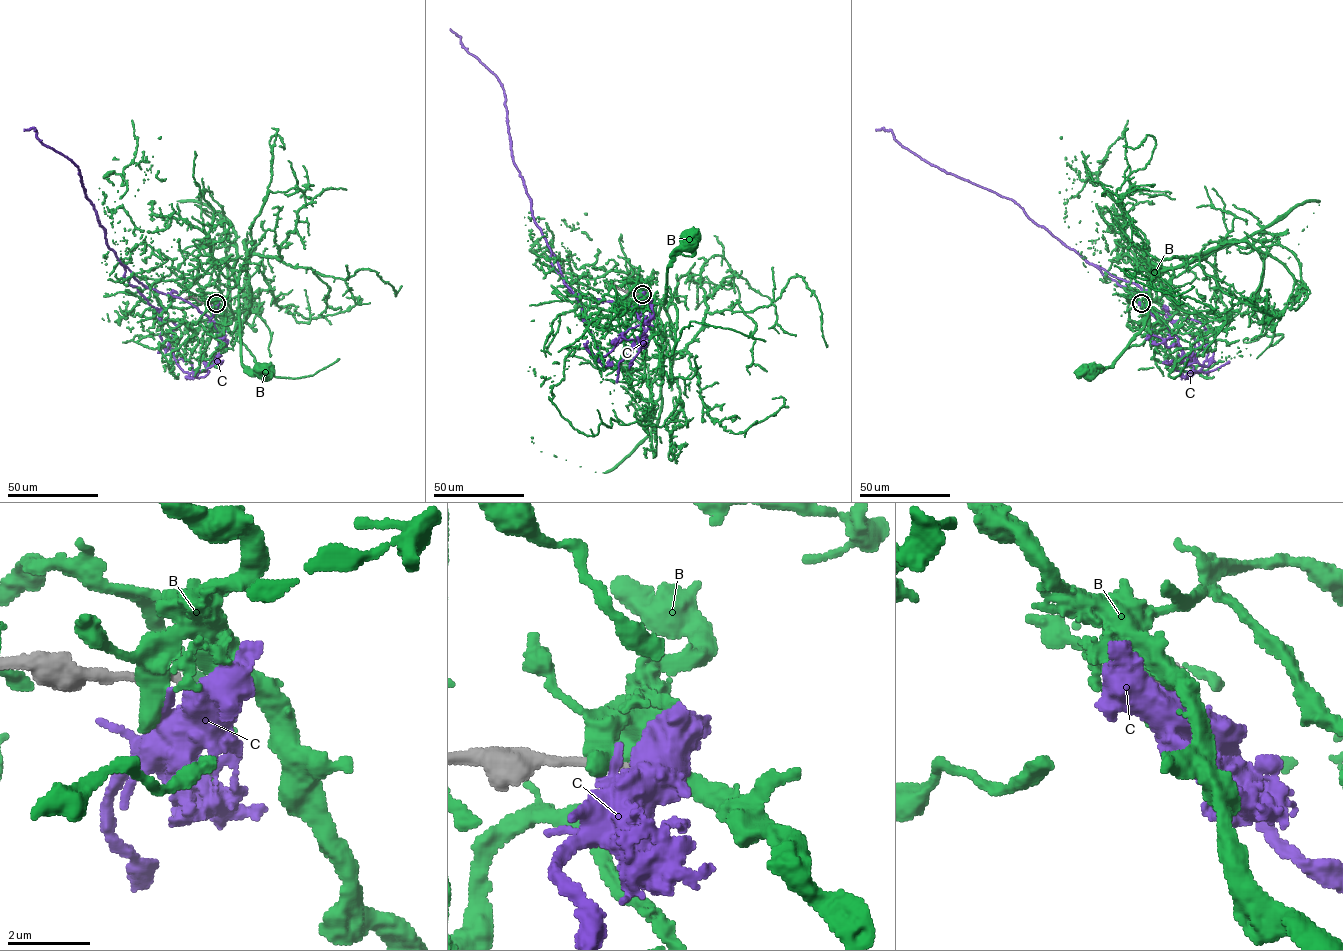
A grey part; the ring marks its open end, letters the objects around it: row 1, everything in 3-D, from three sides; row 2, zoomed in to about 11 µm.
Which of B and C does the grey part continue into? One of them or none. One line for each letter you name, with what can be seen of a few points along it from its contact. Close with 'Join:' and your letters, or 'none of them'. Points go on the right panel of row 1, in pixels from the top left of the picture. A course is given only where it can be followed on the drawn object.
Join: none of them

